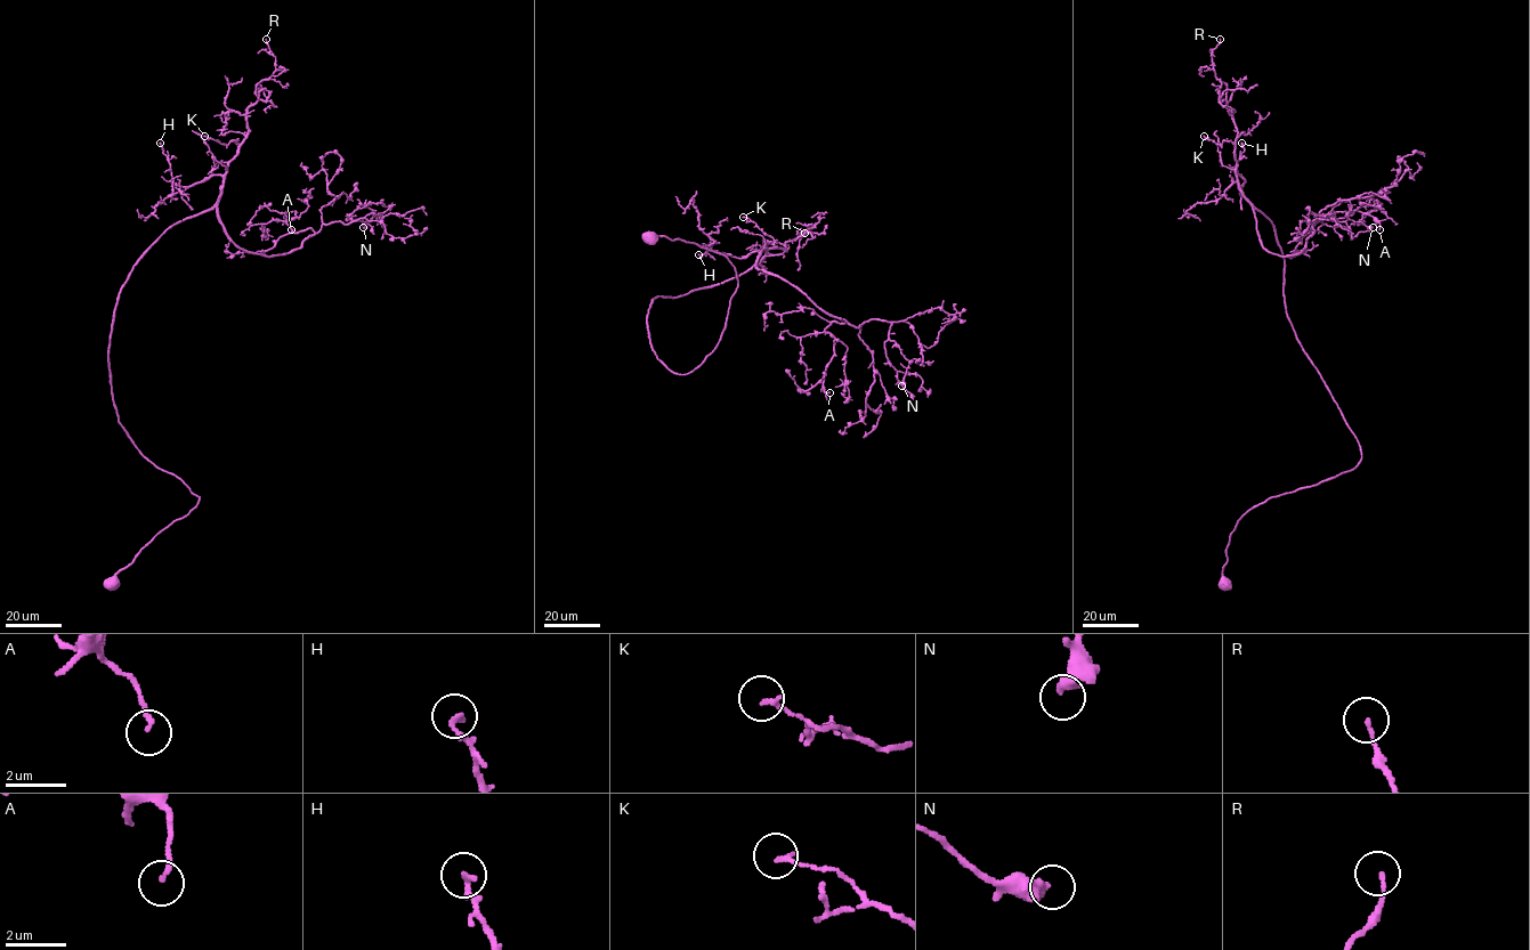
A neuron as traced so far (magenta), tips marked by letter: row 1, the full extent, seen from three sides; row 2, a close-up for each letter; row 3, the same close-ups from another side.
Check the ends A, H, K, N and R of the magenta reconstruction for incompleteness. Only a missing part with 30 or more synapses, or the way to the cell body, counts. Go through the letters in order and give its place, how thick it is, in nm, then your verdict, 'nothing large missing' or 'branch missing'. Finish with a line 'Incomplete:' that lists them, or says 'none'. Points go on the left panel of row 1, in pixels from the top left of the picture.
A: place (291, 229); calibre 160 nm; nothing large missing
H: place (160, 143); calibre 220 nm; nothing large missing
K: place (204, 136); calibre 170 nm; nothing large missing
N: place (363, 227); calibre 400 nm; nothing large missing
R: place (266, 39); calibre 130 nm; nothing large missing
Incomplete: none

